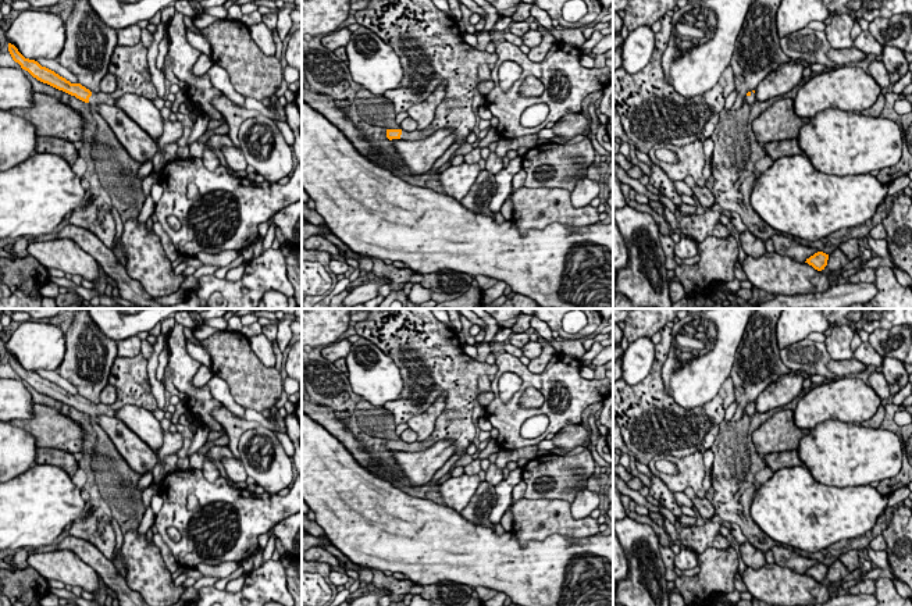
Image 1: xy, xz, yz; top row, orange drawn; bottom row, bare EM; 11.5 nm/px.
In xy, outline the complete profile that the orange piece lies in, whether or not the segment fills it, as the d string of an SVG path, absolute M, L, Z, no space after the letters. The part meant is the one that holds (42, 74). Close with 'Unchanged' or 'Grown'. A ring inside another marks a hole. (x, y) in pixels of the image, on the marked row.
M8 43L8 51L13 60L33 78L75 96L92 106L96 111L100 104L114 106L125 93L139 95L149 100L157 97L157 89L152 82L149 69L147 49L142 43L135 46L115 46L108 64L108 74L117 78L117 88L113 93L93 93L81 83L71 83L54 71L42 67L38 61L25 58L11 43Z. Grown

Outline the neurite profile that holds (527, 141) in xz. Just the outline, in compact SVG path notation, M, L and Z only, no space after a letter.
M524 135L514 139L502 138L498 140L498 146L495 149L495 154L499 158L503 158L509 150L517 150L520 146L527 147L528 150L537 146L538 135Z

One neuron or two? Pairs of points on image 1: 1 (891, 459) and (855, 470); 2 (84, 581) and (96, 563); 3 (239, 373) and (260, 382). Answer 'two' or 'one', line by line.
1: one
2: two
3: one

